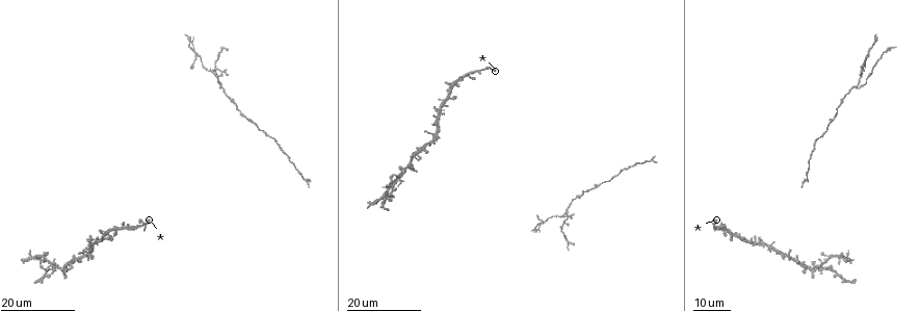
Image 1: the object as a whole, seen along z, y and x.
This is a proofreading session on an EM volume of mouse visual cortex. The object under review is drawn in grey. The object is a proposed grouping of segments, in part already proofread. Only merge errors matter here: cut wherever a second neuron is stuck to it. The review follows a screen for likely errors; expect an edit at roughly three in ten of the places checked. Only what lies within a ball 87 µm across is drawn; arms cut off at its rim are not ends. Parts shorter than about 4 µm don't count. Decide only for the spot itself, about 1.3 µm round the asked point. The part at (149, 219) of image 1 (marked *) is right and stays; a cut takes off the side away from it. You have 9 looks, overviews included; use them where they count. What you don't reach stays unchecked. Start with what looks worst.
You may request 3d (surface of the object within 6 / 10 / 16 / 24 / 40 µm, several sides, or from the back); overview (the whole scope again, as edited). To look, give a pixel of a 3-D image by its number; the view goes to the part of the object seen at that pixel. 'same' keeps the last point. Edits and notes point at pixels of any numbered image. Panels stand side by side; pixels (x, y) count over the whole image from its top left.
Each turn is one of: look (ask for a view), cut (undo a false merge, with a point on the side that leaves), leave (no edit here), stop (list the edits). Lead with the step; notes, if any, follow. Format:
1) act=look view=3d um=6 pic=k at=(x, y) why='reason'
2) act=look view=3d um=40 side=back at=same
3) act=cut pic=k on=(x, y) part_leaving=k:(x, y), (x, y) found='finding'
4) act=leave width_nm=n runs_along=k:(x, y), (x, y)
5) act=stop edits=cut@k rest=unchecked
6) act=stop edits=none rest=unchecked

act=look view=3d um=16 pic=1 at=(211, 73) why='side arm on a straight run'

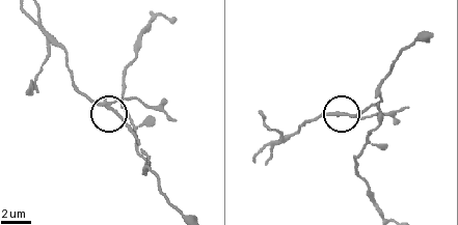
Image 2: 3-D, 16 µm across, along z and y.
act=look view=3d um=6 pic=2 at=(341, 112) why='closer look'

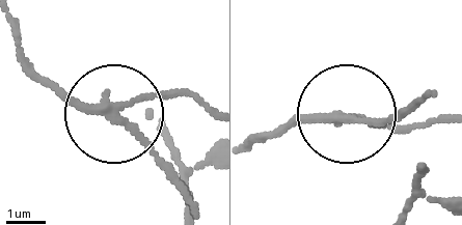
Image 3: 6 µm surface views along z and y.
act=look view=3d um=6 side=back pic=3 at=(119, 110)

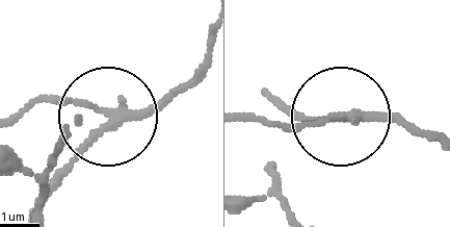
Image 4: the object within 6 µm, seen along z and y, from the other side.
act=cut pic=4 on=(65, 105) width_nm=180 part_leaving=4:(120, 112), (44, 102), (14, 116) found='two neurons meet here'

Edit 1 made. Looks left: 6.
act=look view=overview why='see it whole again'

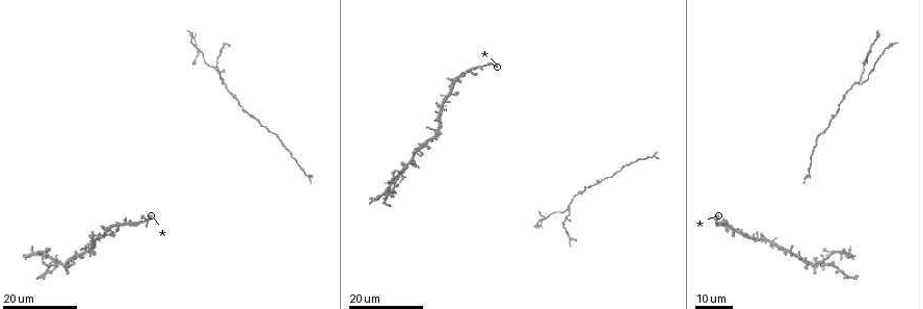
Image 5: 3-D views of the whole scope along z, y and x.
act=look view=3d um=16 pic=5 at=(859, 85) why='three arms meet'

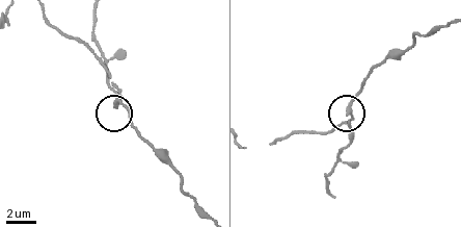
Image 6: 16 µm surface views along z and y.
act=look view=3d um=10 pic=6 at=(346, 112)

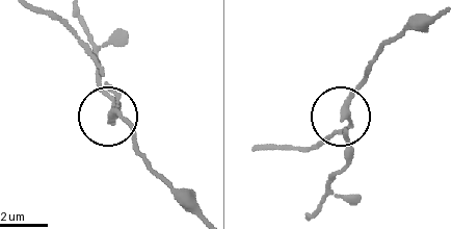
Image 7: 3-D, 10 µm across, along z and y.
act=leave width_nm=200 runs_along=7:(417, 17), (381, 51), (344, 110), (346, 169) found='all the same neuron'

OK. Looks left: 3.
act=look view=3d um=16 pic=5 at=(870, 48) why='side arm on a straight run'

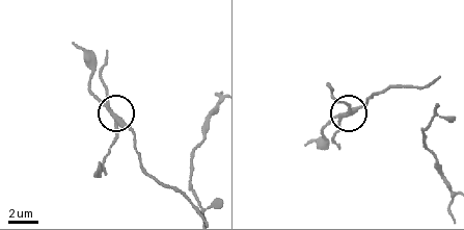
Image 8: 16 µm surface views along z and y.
act=look view=3d um=10 pic=8 at=(110, 106) why='zoom in'

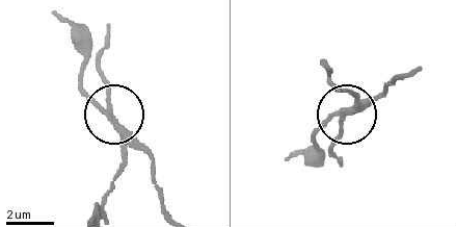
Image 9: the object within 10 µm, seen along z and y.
act=cut pic=9 on=(123, 161) part_leaving=9:(118, 129), (125, 156), (110, 193), (95, 212) found='two neurons meet here'

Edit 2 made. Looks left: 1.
act=stop edits=cut@4,cut@9 rest=unchecked

